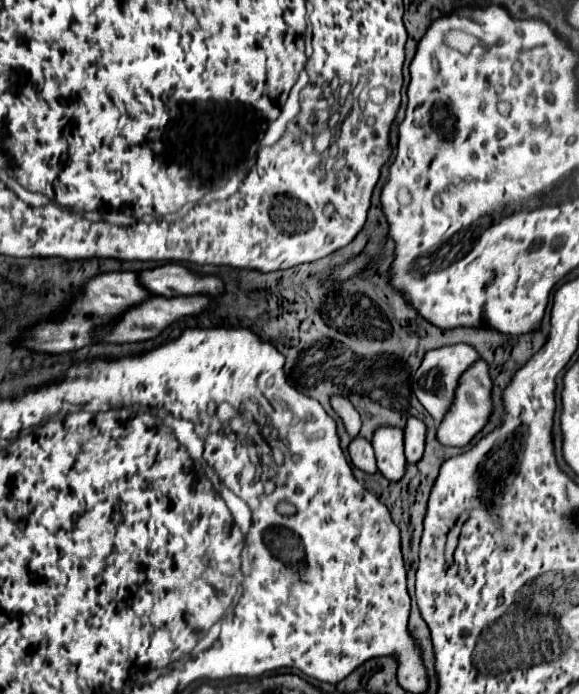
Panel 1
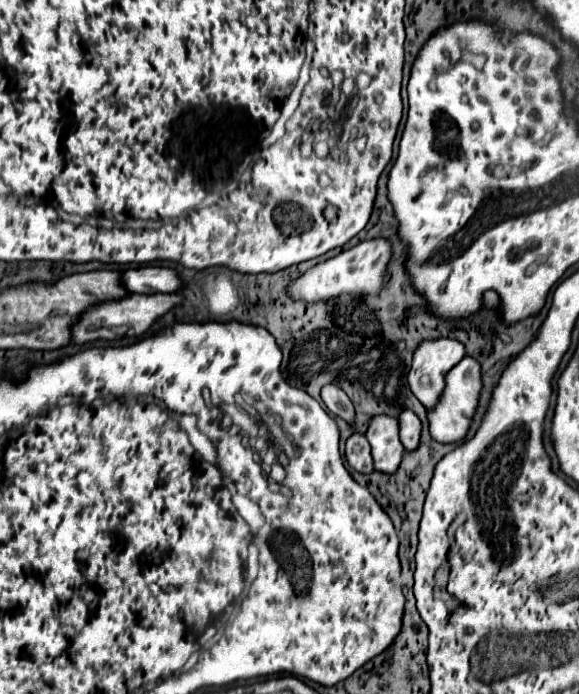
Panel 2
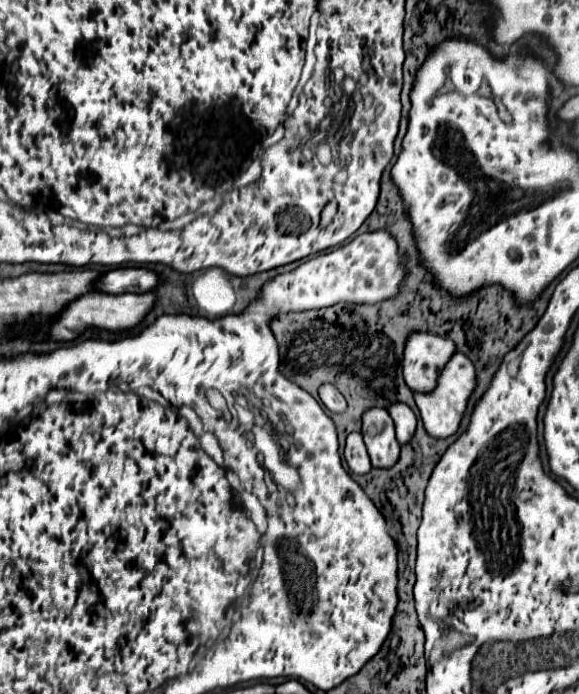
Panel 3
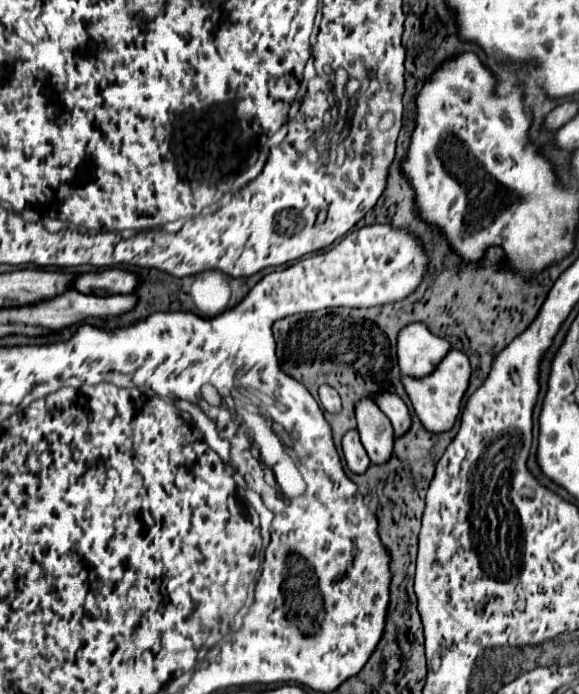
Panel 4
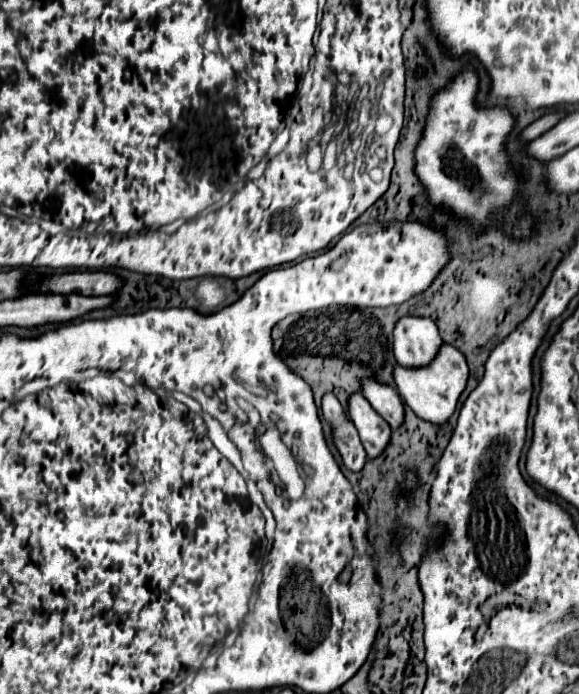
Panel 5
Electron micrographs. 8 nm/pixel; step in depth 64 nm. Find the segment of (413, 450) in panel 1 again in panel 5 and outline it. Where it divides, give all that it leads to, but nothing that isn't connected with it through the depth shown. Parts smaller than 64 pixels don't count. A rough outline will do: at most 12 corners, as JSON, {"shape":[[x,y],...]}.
{"shape":[[360,380],[370,406],[392,426],[404,420],[398,392],[374,380]]}

